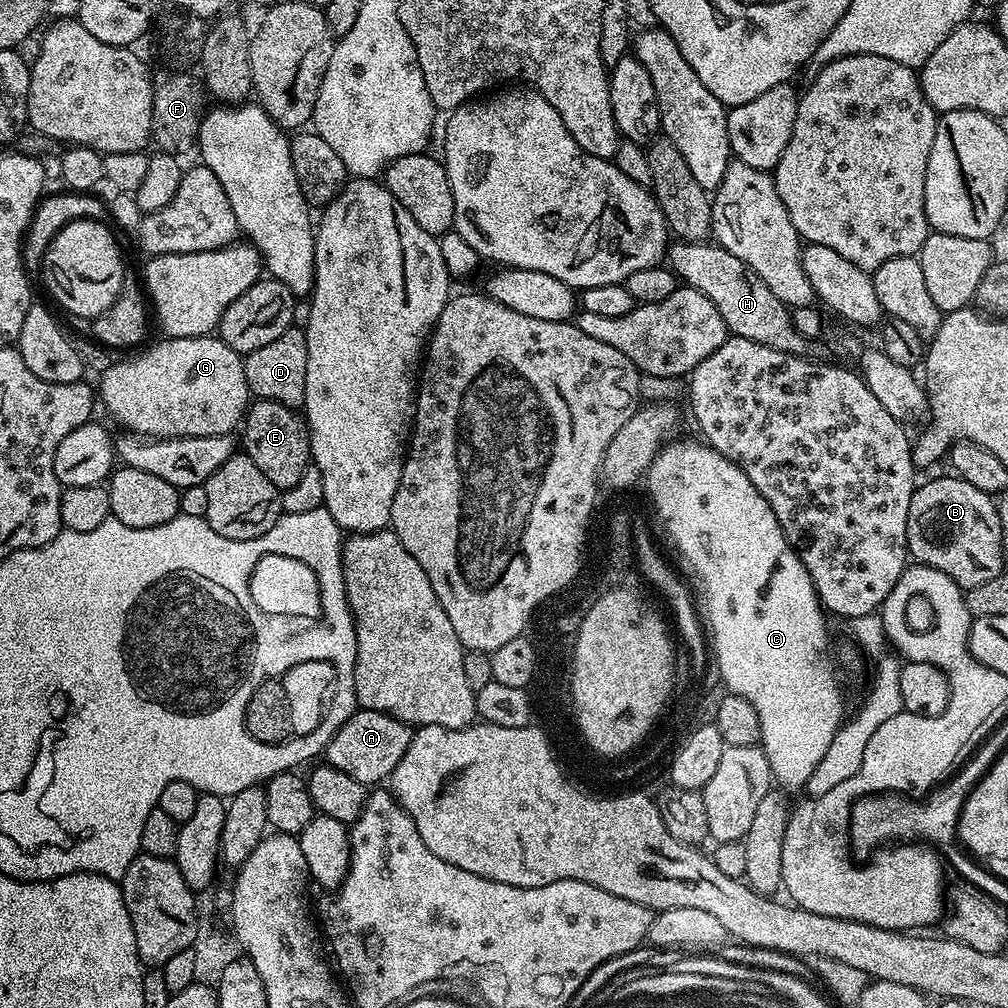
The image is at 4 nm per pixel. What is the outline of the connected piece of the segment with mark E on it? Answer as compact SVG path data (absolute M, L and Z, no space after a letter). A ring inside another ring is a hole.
M256 400L249 403L242 421L243 455L248 456L274 482L278 489L289 488L302 478L302 474L310 467L312 444L308 441L308 425L305 417L295 408L287 408L278 402Z

